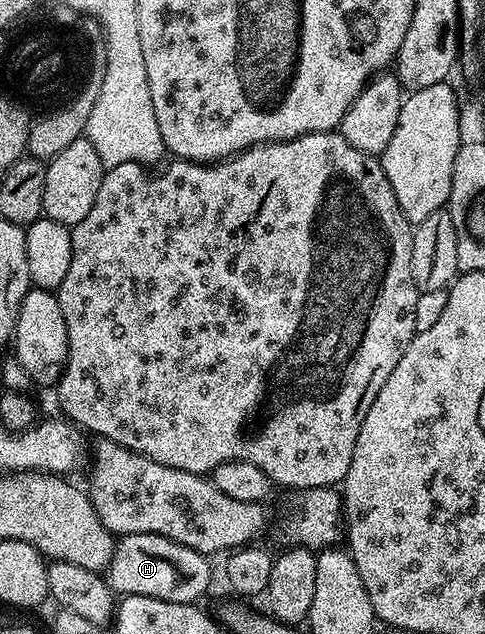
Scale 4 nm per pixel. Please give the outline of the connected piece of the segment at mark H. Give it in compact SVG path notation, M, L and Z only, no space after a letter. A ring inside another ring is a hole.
M124 534L117 539L114 555L104 571L115 595L152 596L176 604L191 604L210 586L211 559L184 544L176 544L159 534Z

